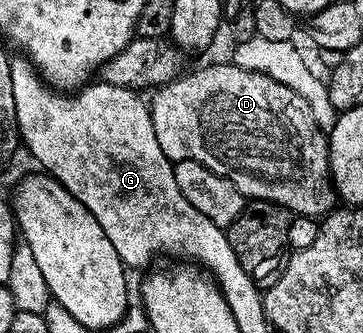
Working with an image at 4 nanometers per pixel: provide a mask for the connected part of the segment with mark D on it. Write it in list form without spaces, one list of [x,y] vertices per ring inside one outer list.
[[[225,63],[225,65],[208,65],[205,69],[194,70],[193,73],[191,71],[185,72],[170,84],[159,86],[151,94],[151,97],[150,108],[154,134],[157,135],[158,144],[162,147],[162,151],[173,163],[178,161],[200,161],[210,171],[214,171],[218,175],[222,175],[230,183],[234,183],[236,190],[243,193],[245,198],[257,201],[273,201],[275,205],[281,205],[284,209],[291,209],[293,214],[302,217],[319,218],[333,208],[334,186],[328,172],[328,137],[325,130],[317,125],[313,110],[310,108],[310,102],[299,91],[286,87],[261,73],[255,73],[249,69]]]

